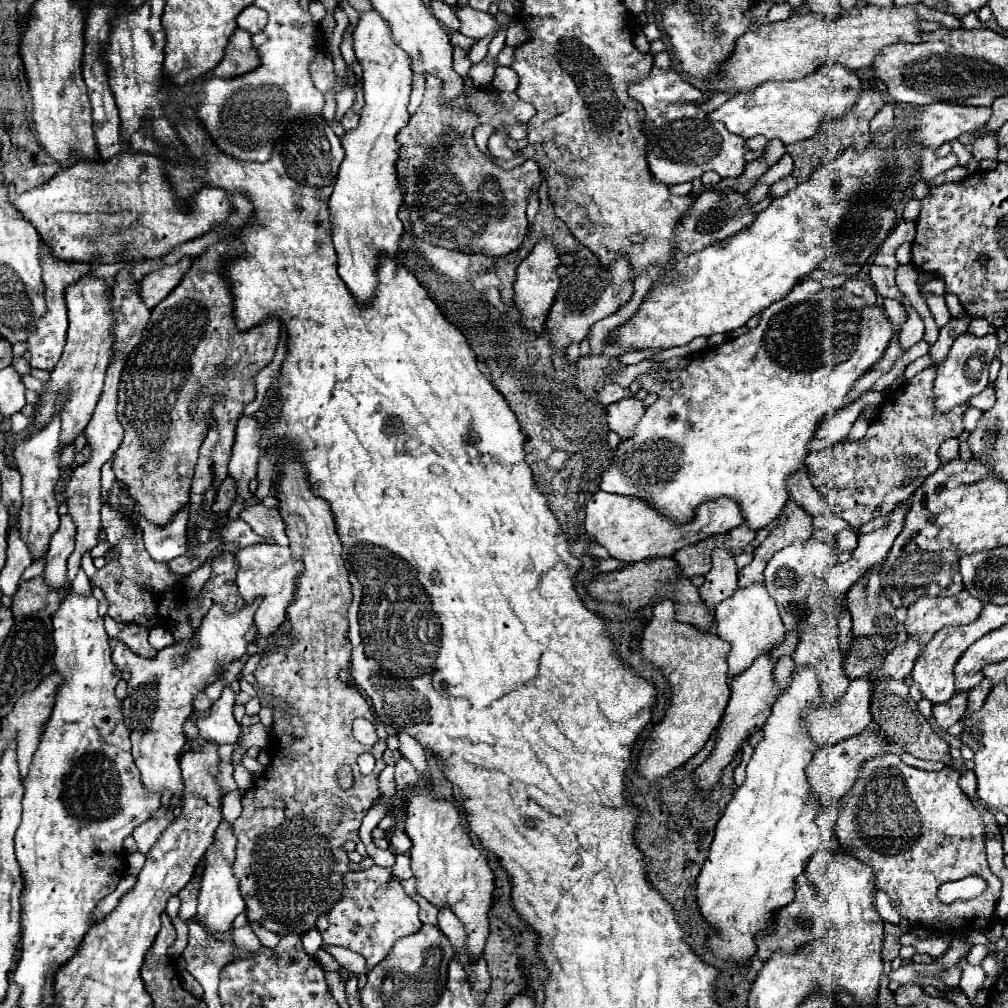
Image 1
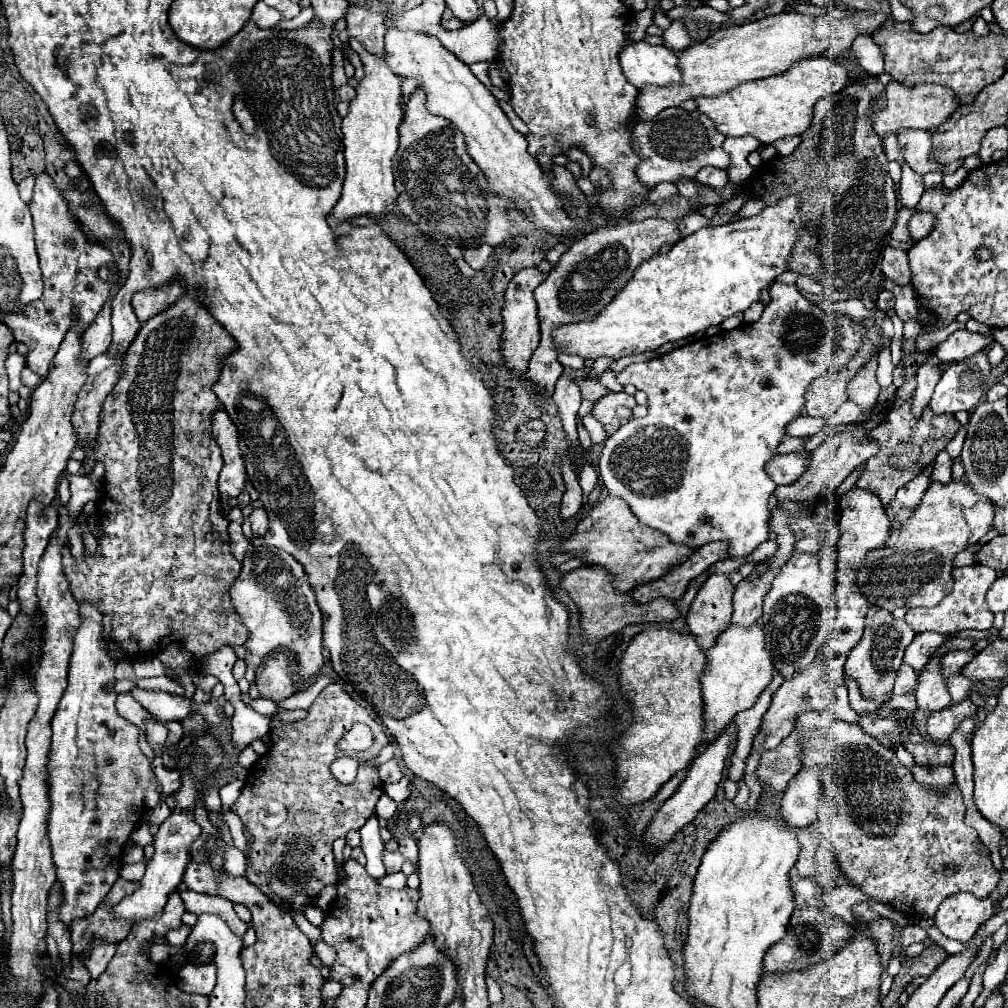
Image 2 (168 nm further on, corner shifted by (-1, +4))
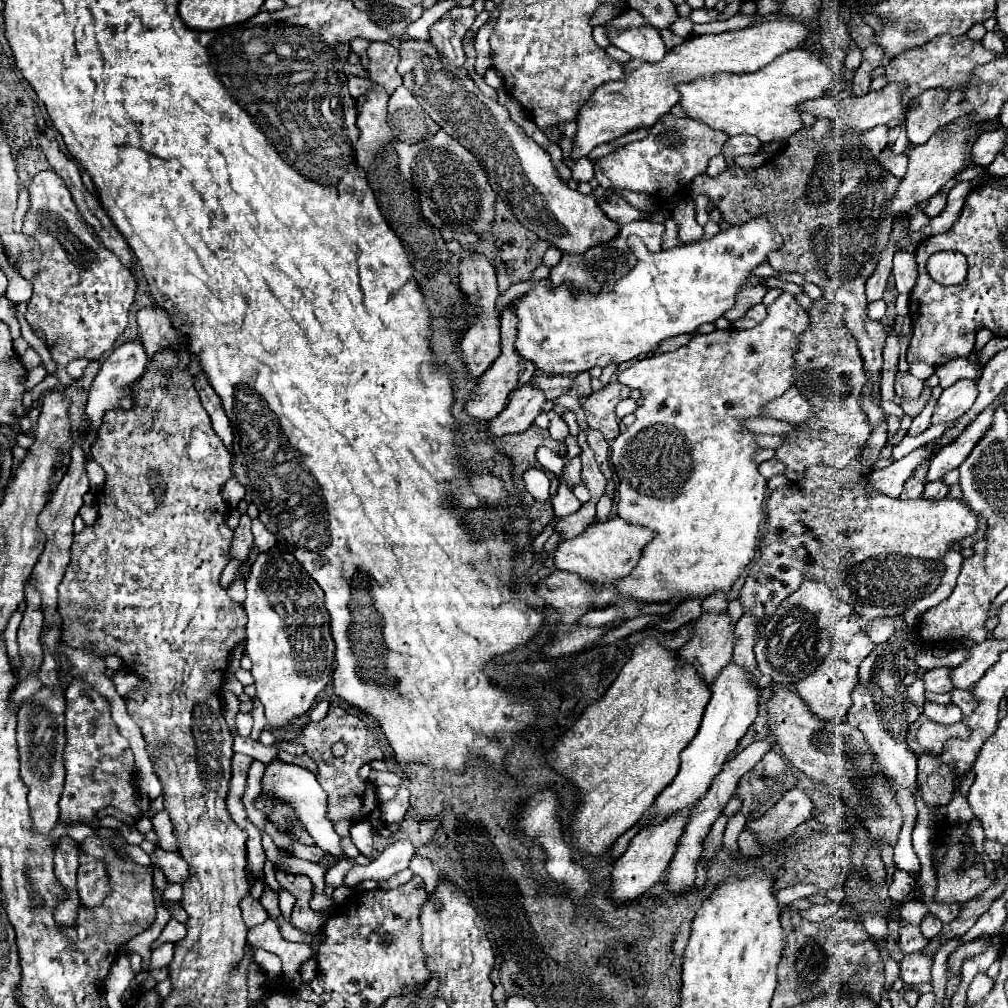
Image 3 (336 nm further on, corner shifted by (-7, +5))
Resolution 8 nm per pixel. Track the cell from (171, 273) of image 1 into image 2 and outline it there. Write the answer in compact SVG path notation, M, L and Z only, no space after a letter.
M175 280L157 290L137 292L131 300L131 306L133 306L137 320L143 324L143 322L147 322L147 318L153 318L155 314L159 314L159 310L165 310L167 306L171 306L171 302L175 302L175 298L179 298L179 294L185 294L185 288L179 280Z

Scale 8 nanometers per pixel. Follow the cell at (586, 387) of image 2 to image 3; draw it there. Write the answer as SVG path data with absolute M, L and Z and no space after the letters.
M539 375L533 379L533 383L545 391L545 395L553 401L573 389L573 377L569 375Z

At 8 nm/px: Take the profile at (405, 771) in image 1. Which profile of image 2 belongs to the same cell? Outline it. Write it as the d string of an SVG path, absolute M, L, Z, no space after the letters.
M403 776L397 784L389 784L389 786L385 786L385 792L399 804L399 802L403 802L403 800L409 798L409 780Z

